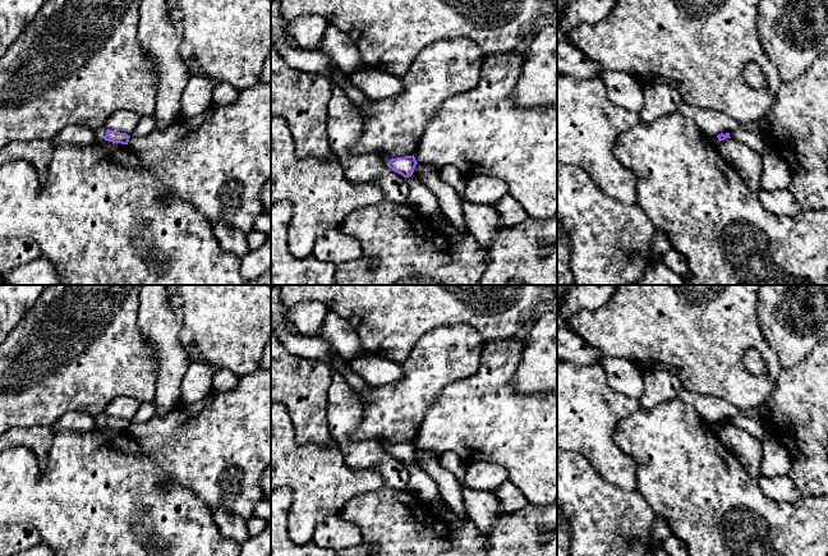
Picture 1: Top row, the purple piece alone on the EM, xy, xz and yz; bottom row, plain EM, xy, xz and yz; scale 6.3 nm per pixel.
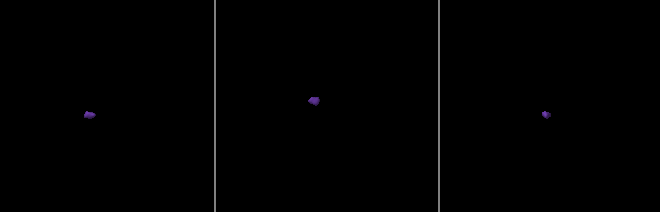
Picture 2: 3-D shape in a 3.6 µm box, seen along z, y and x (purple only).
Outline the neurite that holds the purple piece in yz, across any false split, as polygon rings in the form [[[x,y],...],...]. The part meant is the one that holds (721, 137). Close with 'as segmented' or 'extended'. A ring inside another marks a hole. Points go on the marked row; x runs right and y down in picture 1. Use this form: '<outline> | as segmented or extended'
[[[741,127],[731,133],[726,133],[726,134],[721,133],[717,135],[717,138],[719,142],[727,138],[732,138],[735,141],[748,144],[759,155],[763,155],[764,152],[769,151],[767,138],[762,132],[749,132],[742,129]]] | extended

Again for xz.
[[[385,153],[381,158],[391,170],[406,179],[409,185],[409,196],[406,203],[415,207],[436,226],[438,231],[441,231],[445,216],[440,208],[437,197],[424,183],[413,175],[418,164],[414,155],[391,158]]] | extended

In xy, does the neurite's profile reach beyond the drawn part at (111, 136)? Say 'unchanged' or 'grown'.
grown

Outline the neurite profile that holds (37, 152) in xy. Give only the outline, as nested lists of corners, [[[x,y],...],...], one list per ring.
[[[50,139],[13,141],[0,151],[0,167],[12,161],[27,161],[33,165],[45,183],[55,143]]]

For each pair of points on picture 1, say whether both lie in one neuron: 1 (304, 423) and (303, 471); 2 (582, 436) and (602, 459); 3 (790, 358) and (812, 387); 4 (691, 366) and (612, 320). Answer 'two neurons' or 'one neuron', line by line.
1: two neurons
2: one neuron
3: two neurons
4: one neuron

